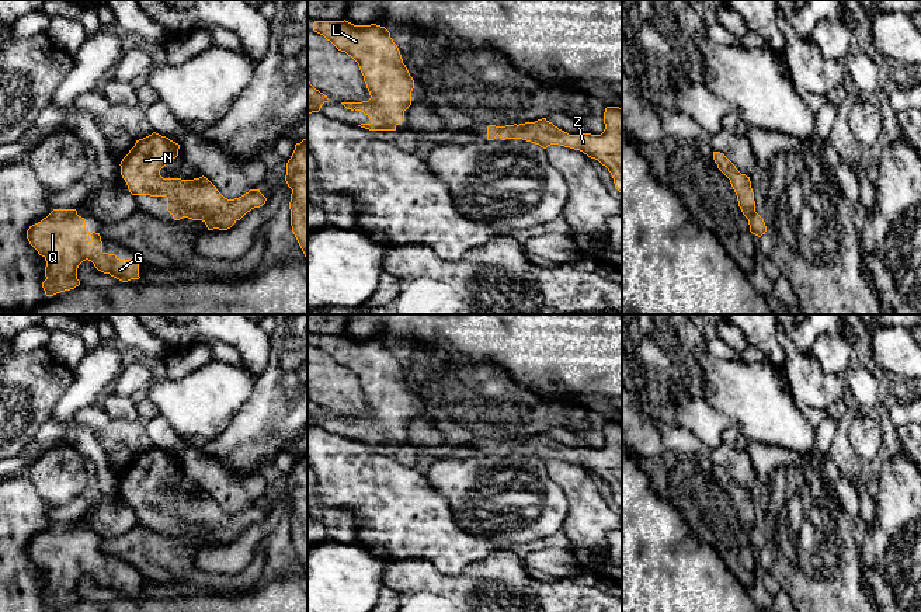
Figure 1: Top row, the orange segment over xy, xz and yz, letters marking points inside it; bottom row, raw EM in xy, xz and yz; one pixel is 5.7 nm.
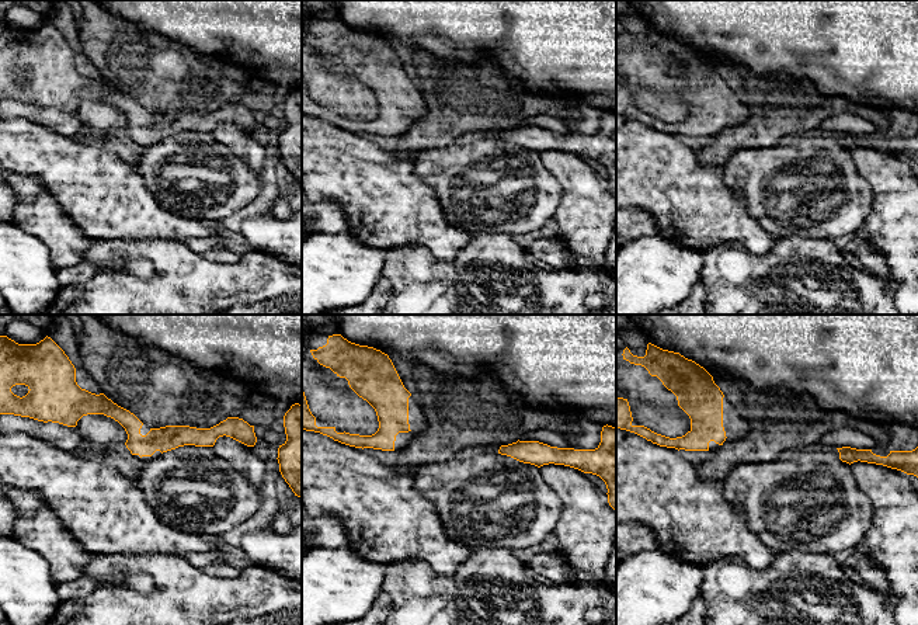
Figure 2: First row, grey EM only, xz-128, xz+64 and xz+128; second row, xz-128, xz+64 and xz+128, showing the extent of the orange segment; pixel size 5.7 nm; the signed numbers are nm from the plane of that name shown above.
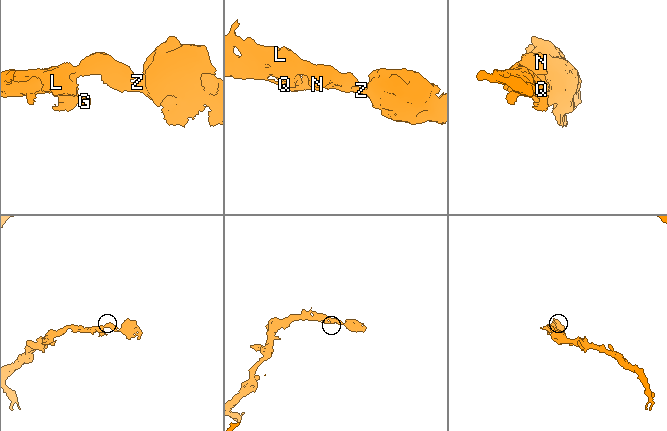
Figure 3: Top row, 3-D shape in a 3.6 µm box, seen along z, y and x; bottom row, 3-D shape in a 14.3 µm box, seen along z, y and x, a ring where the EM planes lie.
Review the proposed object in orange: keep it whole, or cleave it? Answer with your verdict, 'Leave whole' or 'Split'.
Leave whole

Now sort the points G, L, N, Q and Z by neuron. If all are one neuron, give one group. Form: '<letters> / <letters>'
G L N Q Z

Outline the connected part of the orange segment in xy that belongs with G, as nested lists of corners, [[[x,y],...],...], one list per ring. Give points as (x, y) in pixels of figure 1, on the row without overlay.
[[[53,524],[29,540],[27,553],[46,576],[46,594],[42,597],[46,611],[79,601],[77,583],[86,574],[122,597],[140,592],[139,576],[119,574],[115,568],[104,567],[100,547],[90,547],[86,533],[76,524]]]

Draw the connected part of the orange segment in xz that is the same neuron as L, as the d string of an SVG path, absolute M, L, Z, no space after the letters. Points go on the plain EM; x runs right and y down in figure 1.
M345 334L314 335L313 345L351 371L359 380L371 413L362 417L341 417L347 424L361 425L372 435L358 441L369 445L396 445L396 441L404 434L404 425L411 420L414 394L403 378L397 359L390 352L390 347L376 338L354 340Z

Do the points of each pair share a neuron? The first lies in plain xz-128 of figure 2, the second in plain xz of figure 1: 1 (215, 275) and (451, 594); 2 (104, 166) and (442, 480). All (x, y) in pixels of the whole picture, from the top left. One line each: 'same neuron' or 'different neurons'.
1: same neuron
2: different neurons

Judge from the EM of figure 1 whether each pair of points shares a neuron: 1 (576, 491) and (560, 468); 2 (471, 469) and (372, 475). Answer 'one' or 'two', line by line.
1: one
2: two

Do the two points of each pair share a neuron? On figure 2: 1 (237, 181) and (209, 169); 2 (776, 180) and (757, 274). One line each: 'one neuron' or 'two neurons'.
1: one neuron
2: two neurons

